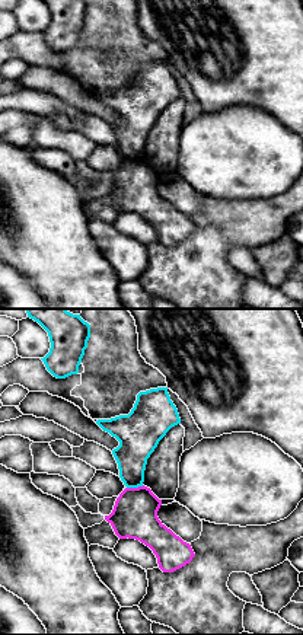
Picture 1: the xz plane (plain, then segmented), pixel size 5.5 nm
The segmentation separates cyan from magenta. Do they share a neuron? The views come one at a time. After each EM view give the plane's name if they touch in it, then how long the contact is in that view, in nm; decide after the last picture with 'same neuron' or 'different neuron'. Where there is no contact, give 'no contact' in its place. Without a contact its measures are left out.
xz | 100 nm

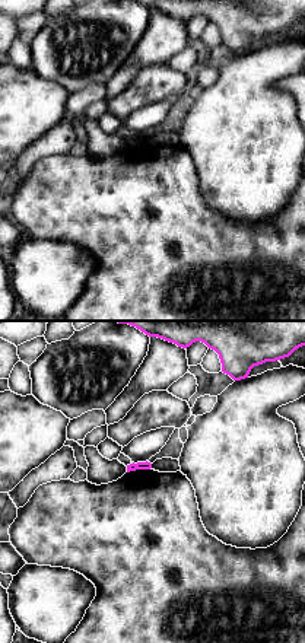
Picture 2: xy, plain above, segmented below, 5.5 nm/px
no contact

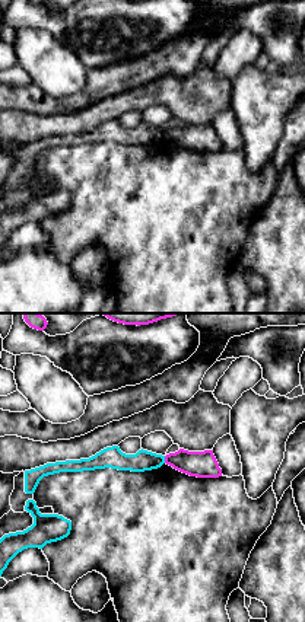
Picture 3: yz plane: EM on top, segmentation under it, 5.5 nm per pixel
yz | 40 nm

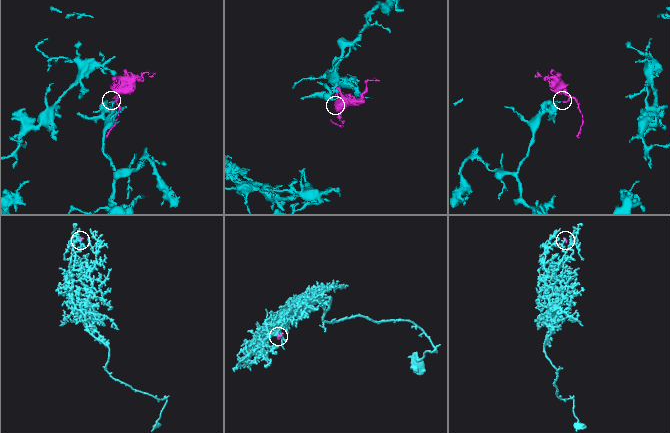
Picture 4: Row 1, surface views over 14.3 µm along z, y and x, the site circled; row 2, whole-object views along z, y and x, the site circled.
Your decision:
different neuron

